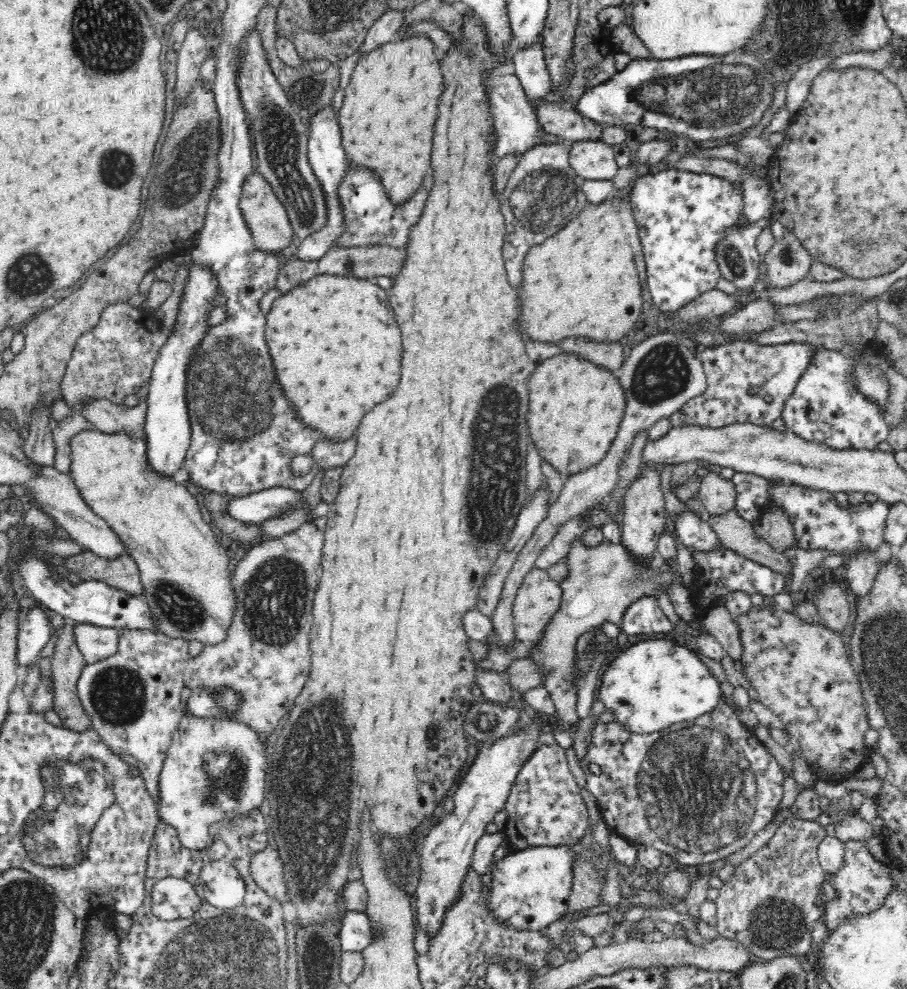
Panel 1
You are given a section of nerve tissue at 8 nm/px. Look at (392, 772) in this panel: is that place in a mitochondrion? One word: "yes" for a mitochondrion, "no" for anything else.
no

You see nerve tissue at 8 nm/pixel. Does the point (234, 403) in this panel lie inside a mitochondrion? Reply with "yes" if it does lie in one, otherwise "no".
yes

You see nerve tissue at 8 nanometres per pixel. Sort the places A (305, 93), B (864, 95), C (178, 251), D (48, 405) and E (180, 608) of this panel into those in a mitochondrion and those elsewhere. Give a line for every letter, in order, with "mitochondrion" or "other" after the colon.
A: mitochondrion
B: other
C: other
D: other
E: mitochondrion

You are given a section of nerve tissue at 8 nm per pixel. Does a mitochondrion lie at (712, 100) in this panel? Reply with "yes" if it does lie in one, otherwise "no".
yes

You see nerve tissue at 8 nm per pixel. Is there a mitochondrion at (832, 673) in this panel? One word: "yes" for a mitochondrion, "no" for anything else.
no

